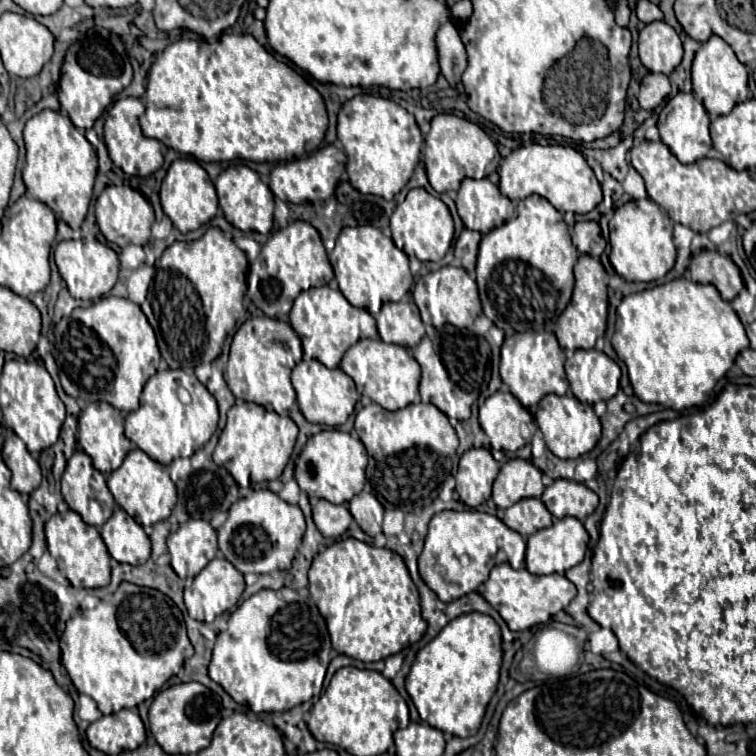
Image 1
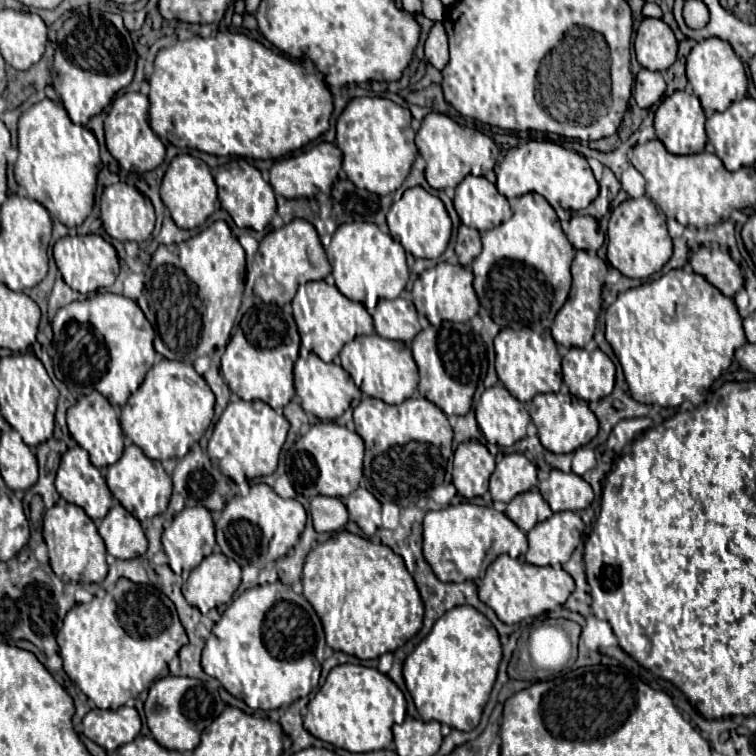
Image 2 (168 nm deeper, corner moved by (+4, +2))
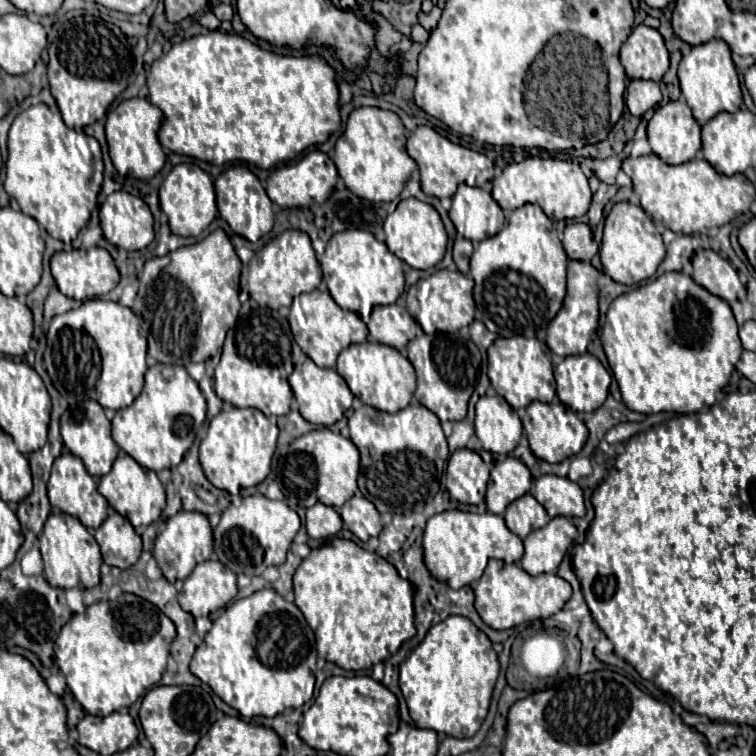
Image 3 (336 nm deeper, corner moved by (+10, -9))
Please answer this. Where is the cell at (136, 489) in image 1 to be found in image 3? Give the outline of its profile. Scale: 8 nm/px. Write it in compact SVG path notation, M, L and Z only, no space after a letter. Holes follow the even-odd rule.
M120 452L112 470L102 476L100 484L100 494L108 500L108 504L122 514L124 518L130 520L130 524L134 528L138 526L148 526L152 522L158 520L158 514L162 514L162 510L166 508L166 494L164 494L164 486L158 480L156 472L146 470L144 466L140 466L132 456L128 456L126 452Z

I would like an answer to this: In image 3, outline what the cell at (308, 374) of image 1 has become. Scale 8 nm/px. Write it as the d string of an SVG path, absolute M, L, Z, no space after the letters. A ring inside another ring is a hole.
M306 360L304 364L296 366L288 380L290 380L294 396L298 400L300 414L312 424L332 426L334 422L338 422L344 416L344 412L350 408L352 398L354 398L346 380L334 368L318 368L312 360Z

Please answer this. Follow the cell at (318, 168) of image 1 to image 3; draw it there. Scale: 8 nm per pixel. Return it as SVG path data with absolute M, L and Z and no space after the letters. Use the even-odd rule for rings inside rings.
M312 150L304 158L300 158L298 162L276 168L266 182L266 192L268 192L272 202L276 202L284 209L309 207L326 202L334 184L336 184L336 166L332 164L332 160L324 152Z

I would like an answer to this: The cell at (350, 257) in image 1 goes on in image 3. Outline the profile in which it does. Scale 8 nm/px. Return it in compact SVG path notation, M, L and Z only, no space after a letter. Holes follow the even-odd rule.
M366 230L336 232L326 244L326 252L320 256L320 266L336 304L344 310L358 312L365 324L369 321L372 306L394 304L404 292L404 262Z

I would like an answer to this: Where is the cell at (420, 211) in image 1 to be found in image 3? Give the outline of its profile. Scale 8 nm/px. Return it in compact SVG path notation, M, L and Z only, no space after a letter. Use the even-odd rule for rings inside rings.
M418 198L400 200L396 210L388 214L384 220L385 243L392 254L396 254L400 260L404 260L408 266L418 270L432 270L446 252L446 230L440 220L440 214L426 202L420 202Z

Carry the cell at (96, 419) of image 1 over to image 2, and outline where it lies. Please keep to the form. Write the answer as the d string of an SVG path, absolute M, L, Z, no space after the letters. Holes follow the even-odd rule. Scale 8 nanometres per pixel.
M90 393L86 397L80 397L78 403L68 409L68 429L76 443L90 453L90 461L98 469L116 463L124 451L124 433L120 429L118 413L106 401L106 397L102 397L102 393Z

